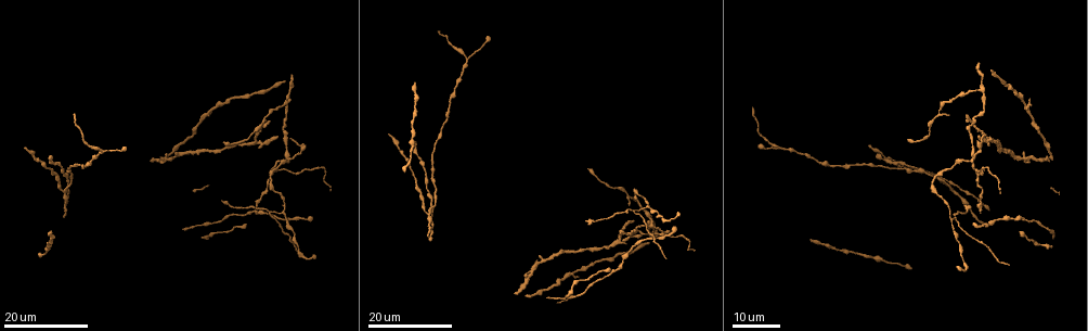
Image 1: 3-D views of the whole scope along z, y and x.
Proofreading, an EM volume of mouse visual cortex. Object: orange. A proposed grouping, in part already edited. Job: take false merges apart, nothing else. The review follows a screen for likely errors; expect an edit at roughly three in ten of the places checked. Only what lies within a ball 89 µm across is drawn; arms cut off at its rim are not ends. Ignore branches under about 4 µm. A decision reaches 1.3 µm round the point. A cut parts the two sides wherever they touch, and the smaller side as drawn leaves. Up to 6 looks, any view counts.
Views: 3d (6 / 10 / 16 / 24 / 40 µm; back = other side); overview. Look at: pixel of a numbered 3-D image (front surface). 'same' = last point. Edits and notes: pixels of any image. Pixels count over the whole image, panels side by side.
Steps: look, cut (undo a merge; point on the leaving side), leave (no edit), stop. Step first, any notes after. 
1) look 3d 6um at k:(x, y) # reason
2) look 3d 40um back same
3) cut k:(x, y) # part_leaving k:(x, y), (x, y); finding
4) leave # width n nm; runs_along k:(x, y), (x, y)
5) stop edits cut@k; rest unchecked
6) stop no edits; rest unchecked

look 3d 16um at 1:(618, 239) # branch point

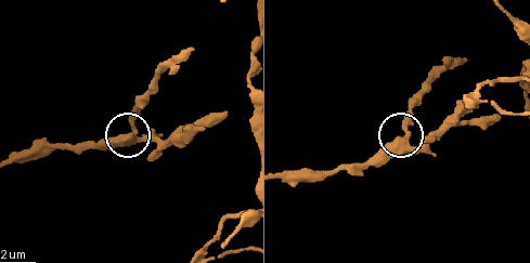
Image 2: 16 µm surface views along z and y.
look 3d 6um at 2:(135, 137)

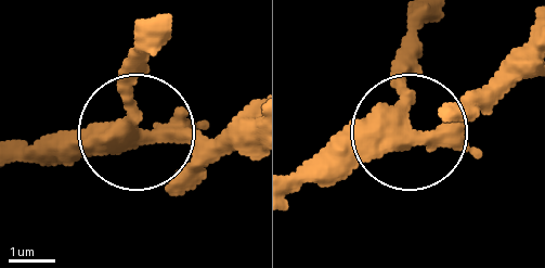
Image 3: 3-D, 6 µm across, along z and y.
leave # width 390 nm; runs_along 3:(22, 156), (92, 156), (134, 137), (127, 55); all the same neuron

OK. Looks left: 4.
look 3d 16um at 1:(971, 161) # small branch off a trunk

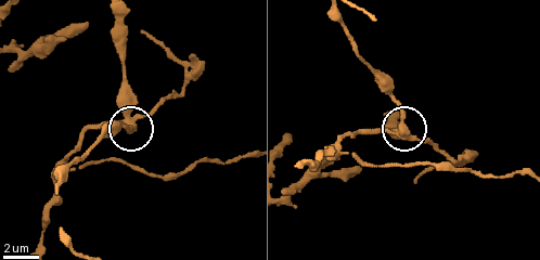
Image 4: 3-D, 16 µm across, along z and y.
look 3d 10um at 4:(396, 132)

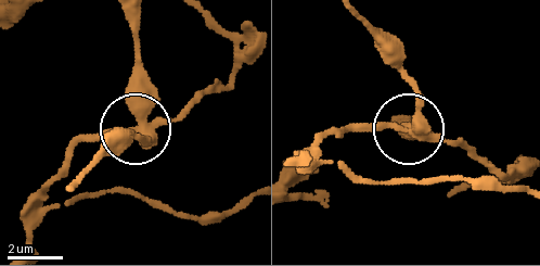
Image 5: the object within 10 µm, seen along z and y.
cut 5:(184, 110) # part_leaving 5:(142, 125), (81, 141), (49, 195), (249, 202); a second neuron is stuck on

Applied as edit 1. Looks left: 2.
stop edits cut@5; rest unchecked

